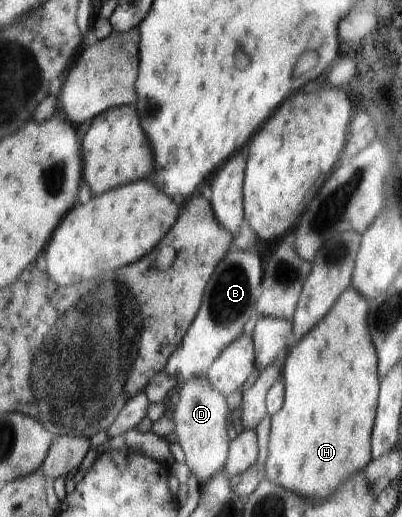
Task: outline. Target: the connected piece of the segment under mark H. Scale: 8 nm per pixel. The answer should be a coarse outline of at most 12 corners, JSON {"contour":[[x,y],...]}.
{"contour":[[355,286],[303,338],[269,480],[327,498],[374,459],[382,385]]}

